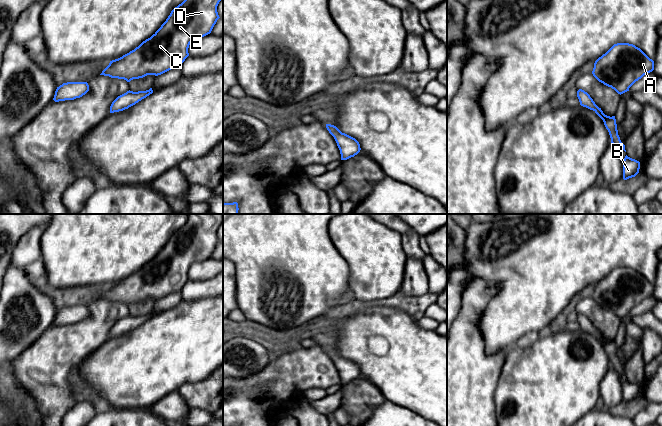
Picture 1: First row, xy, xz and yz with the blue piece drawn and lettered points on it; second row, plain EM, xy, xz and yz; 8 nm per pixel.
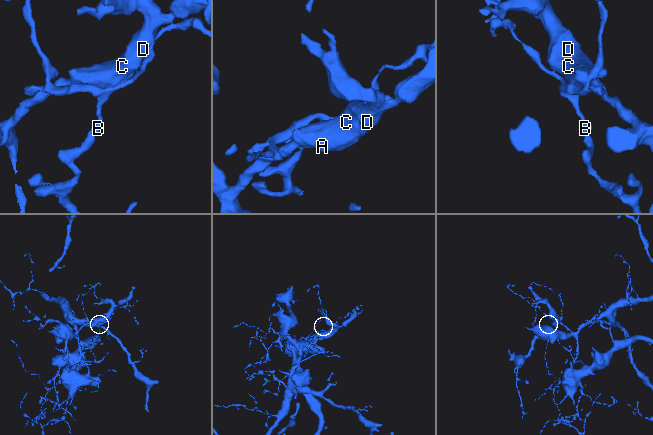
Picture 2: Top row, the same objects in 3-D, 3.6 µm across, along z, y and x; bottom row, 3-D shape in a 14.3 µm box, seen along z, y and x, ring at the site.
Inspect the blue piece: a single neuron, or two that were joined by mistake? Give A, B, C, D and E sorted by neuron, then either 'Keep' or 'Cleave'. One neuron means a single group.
Groups: A C D E / B. Cleave

